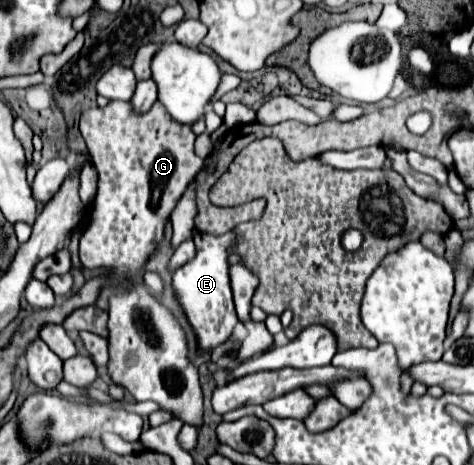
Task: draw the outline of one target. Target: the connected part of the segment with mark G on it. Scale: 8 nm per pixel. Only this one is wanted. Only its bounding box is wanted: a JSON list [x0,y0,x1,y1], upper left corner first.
[79,100,205,426]

